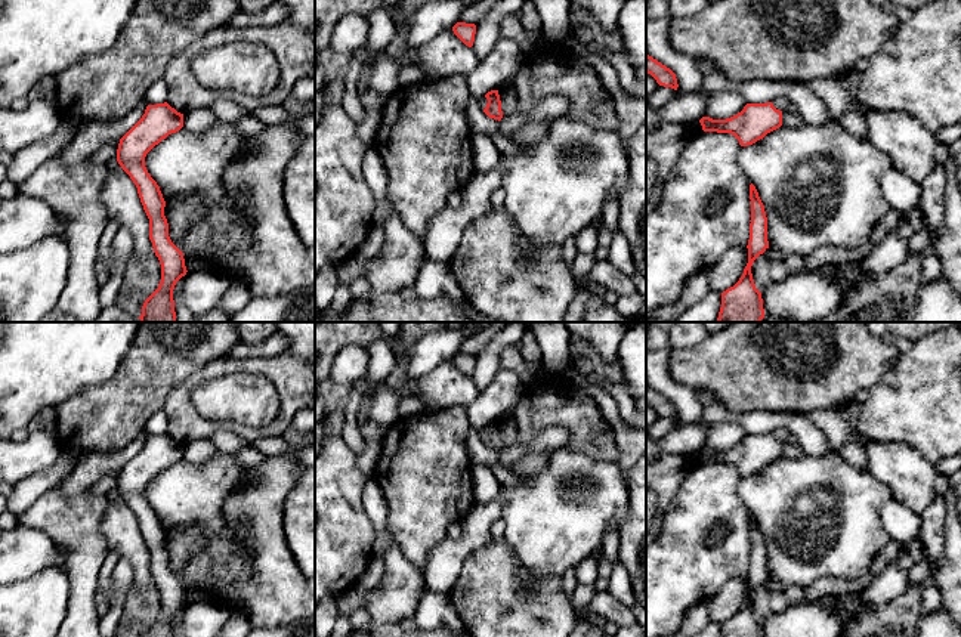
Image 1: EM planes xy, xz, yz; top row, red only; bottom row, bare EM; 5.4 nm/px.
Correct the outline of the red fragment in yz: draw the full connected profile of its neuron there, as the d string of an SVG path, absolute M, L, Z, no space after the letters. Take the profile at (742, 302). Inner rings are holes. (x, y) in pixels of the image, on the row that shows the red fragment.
M750 185L751 223L748 263L739 281L721 293L719 322L760 322L764 318L761 293L755 288L751 266L769 248L767 217L755 186Z

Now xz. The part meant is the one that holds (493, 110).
M491 90L485 95L485 98L488 99L488 103L483 109L483 112L494 120L501 120L503 118L503 111L501 111L501 101L500 101L500 95L498 90Z

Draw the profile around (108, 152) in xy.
M114 140L108 145L103 145L98 152L90 157L93 164L109 164L112 160L117 158L120 140Z

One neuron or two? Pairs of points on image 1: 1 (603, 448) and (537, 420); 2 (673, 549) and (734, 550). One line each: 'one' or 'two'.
1: one
2: one

